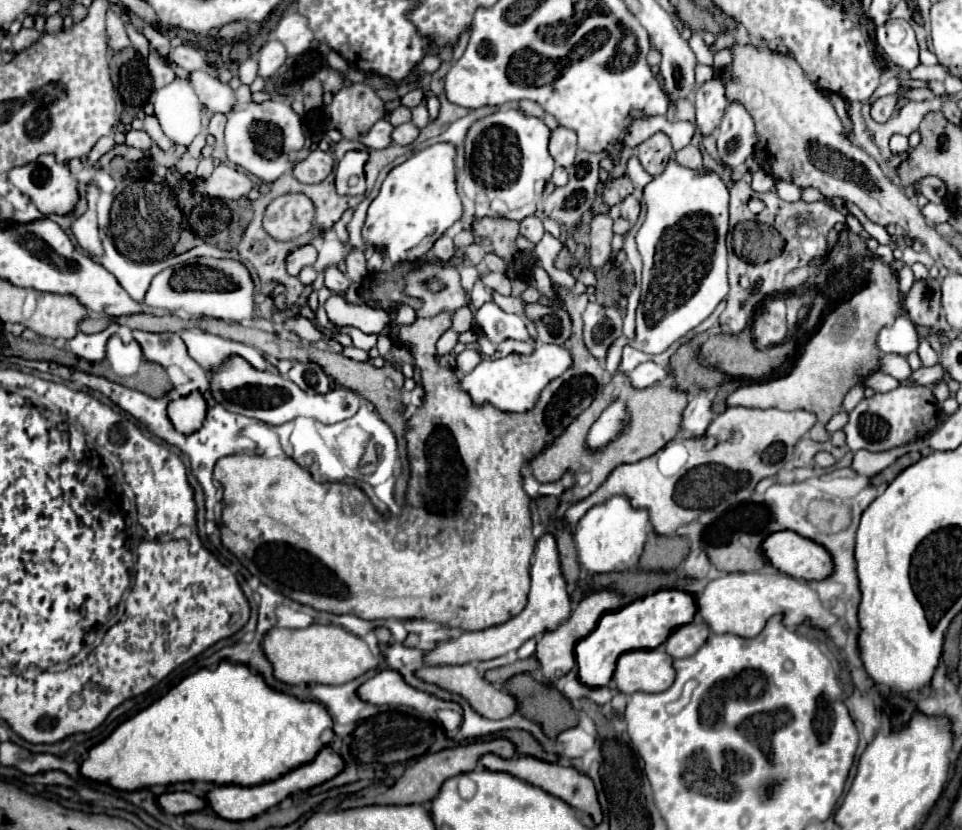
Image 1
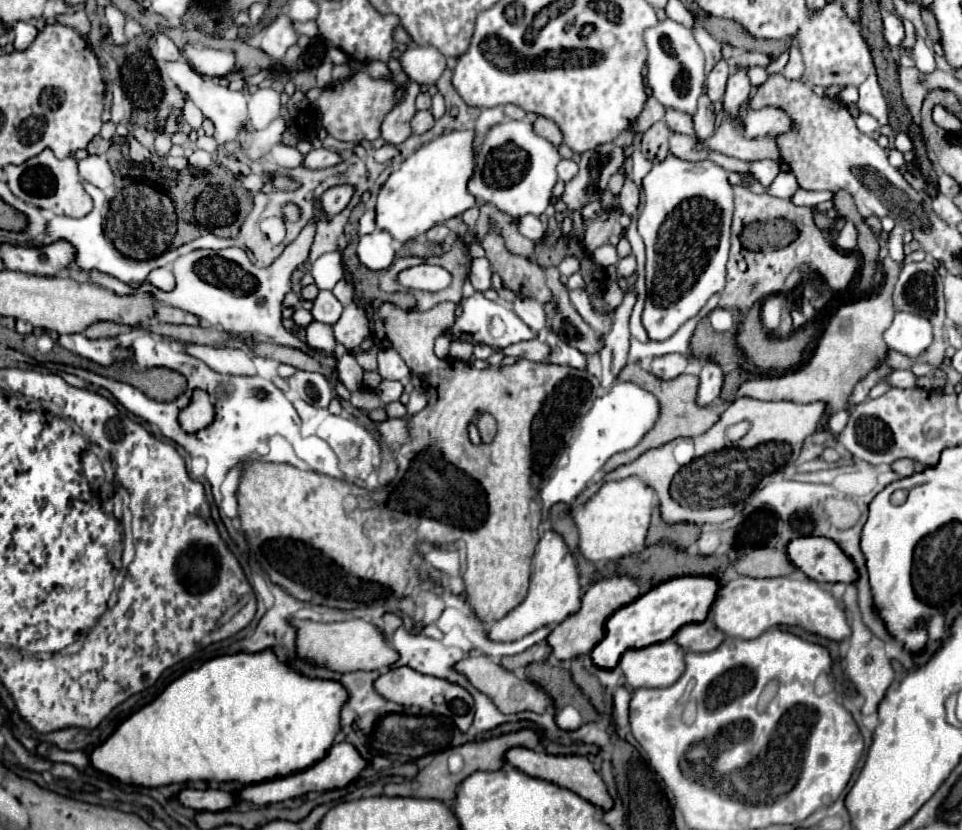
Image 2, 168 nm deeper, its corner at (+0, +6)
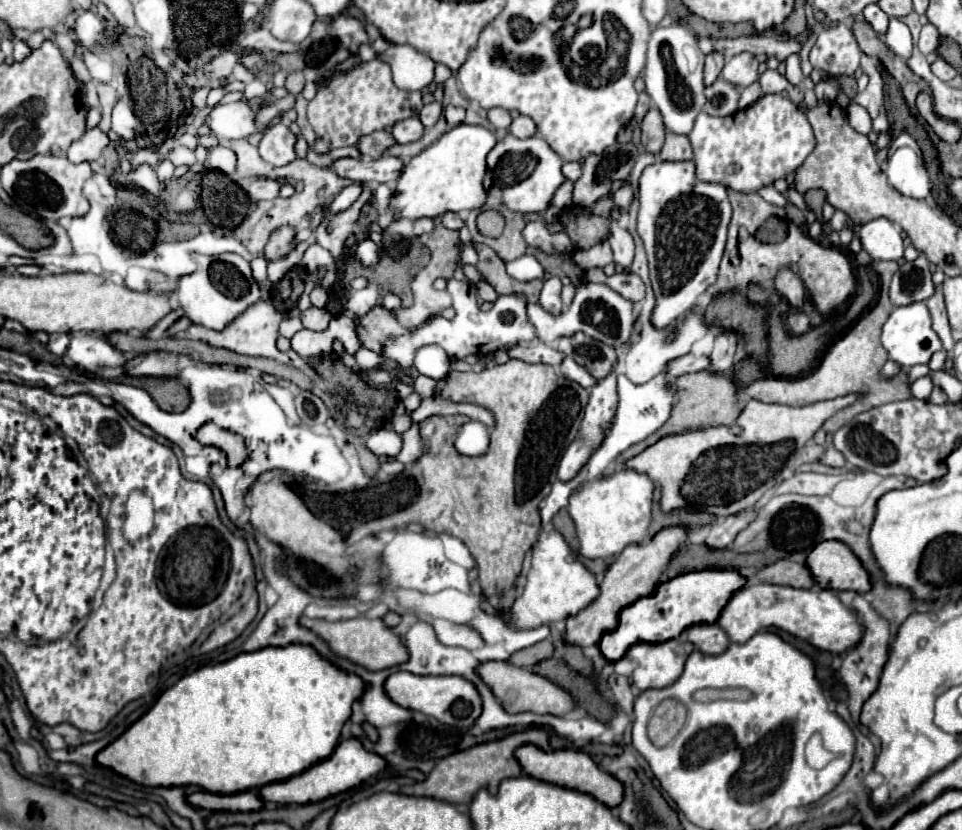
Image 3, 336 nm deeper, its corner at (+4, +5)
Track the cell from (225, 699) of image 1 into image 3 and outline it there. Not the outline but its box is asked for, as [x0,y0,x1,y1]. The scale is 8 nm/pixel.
[97,645,367,795]

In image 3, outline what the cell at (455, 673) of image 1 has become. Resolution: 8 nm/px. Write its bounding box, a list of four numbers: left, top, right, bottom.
[477,661,577,717]

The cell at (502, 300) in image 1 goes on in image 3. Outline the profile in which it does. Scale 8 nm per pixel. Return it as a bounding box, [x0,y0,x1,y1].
[527,283,633,347]

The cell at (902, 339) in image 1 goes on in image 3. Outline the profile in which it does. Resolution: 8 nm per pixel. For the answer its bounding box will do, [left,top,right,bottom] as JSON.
[881,301,943,367]

